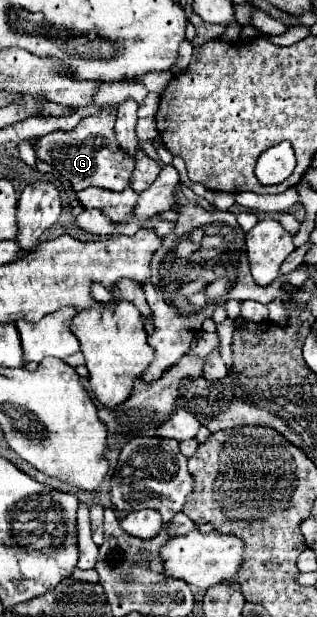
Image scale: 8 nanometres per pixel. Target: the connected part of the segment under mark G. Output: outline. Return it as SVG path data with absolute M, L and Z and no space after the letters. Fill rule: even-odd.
M108 107L102 111L84 117L74 131L64 133L56 131L50 135L42 135L36 139L36 157L48 165L52 165L54 171L58 171L66 181L70 181L72 191L82 191L88 187L102 187L110 191L122 191L126 185L130 185L130 175L134 171L134 157L126 155L116 139L114 139L114 123L116 113L112 113ZM94 141L106 141L106 145L96 147Z

